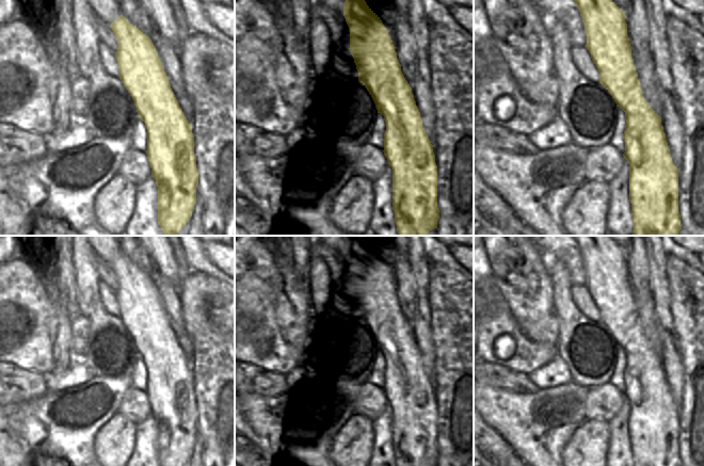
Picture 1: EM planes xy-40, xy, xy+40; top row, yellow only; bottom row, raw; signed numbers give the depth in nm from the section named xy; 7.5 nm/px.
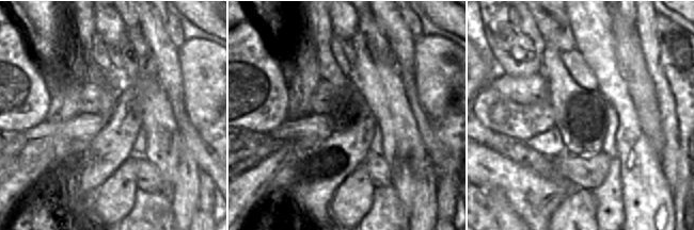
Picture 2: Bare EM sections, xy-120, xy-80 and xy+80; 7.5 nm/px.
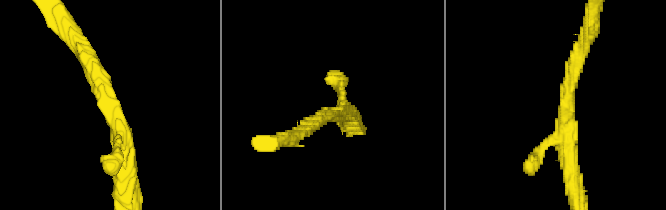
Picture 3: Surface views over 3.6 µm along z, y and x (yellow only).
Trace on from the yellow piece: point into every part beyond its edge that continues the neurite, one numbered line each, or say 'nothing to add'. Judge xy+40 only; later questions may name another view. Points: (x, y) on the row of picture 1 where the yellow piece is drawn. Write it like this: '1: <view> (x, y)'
nothing to add

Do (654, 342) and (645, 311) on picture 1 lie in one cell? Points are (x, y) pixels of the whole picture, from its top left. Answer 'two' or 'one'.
one

